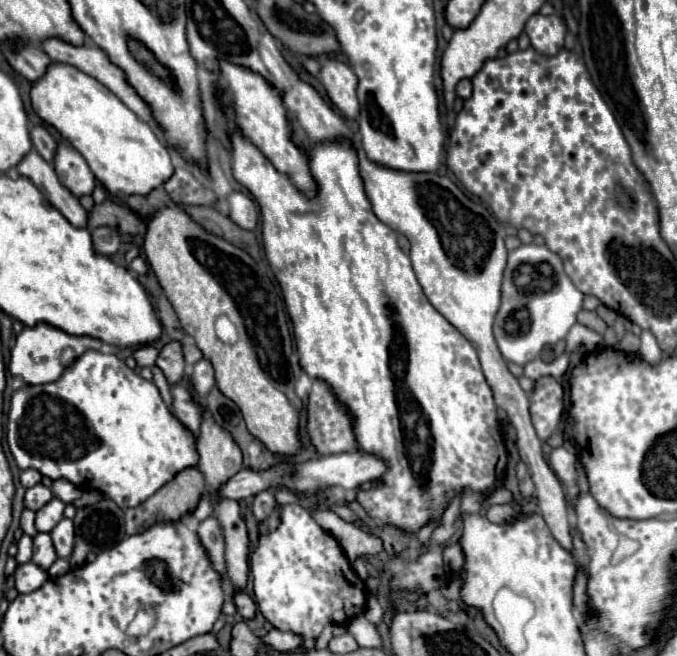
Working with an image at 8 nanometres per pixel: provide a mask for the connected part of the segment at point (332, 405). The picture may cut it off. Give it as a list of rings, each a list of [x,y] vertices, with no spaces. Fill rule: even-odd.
[[[315,378],[315,380],[313,380],[313,390],[311,390],[311,394],[309,394],[307,412],[309,412],[307,432],[309,432],[309,438],[311,438],[313,446],[317,448],[317,452],[319,452],[321,456],[357,450],[357,438],[355,438],[355,432],[353,432],[355,418],[353,418],[353,414],[349,412],[349,408],[347,408],[343,402],[339,402],[339,398],[337,398],[335,392],[331,390],[331,386],[329,386],[325,380],[321,380],[321,378]]]

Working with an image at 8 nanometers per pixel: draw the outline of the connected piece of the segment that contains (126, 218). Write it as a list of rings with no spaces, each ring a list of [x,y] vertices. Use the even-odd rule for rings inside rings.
[[[105,200],[103,204],[95,204],[87,218],[87,228],[97,226],[111,226],[121,234],[143,234],[145,224],[139,216],[135,216],[129,208],[113,204],[111,200]]]

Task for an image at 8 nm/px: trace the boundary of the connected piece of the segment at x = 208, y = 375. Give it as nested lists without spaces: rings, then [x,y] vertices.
[[[199,360],[191,372],[191,386],[193,386],[195,394],[199,398],[205,398],[207,392],[213,388],[213,384],[215,384],[215,378],[213,378],[211,364],[207,360]]]

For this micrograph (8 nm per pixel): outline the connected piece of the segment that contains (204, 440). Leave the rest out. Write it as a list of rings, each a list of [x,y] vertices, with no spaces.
[[[209,412],[203,414],[197,454],[197,466],[205,474],[209,490],[215,490],[219,484],[243,468],[241,450],[233,442],[231,434],[213,422]]]

